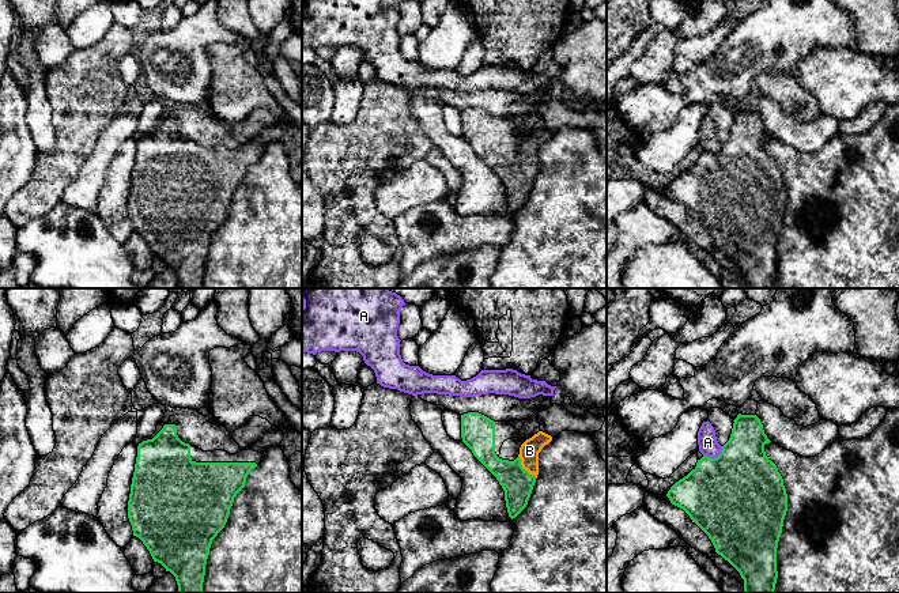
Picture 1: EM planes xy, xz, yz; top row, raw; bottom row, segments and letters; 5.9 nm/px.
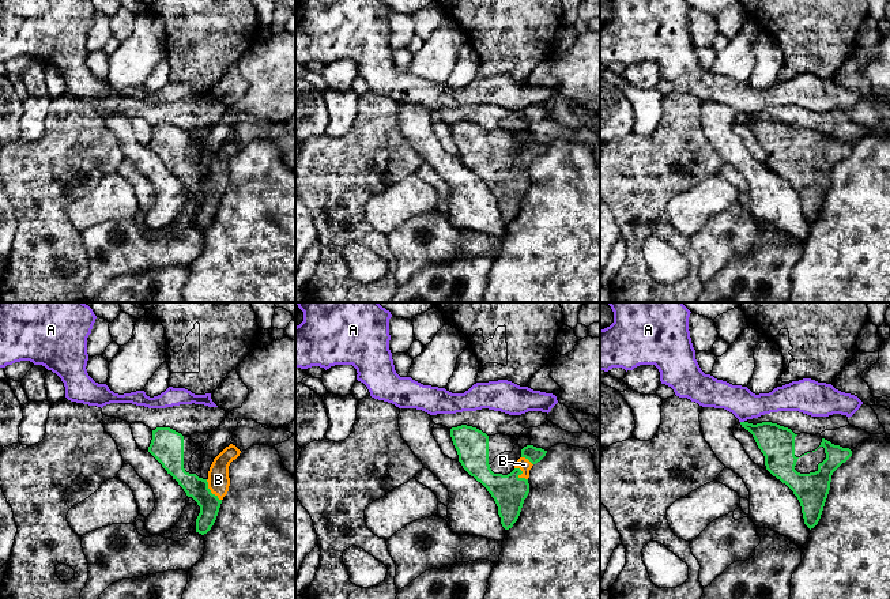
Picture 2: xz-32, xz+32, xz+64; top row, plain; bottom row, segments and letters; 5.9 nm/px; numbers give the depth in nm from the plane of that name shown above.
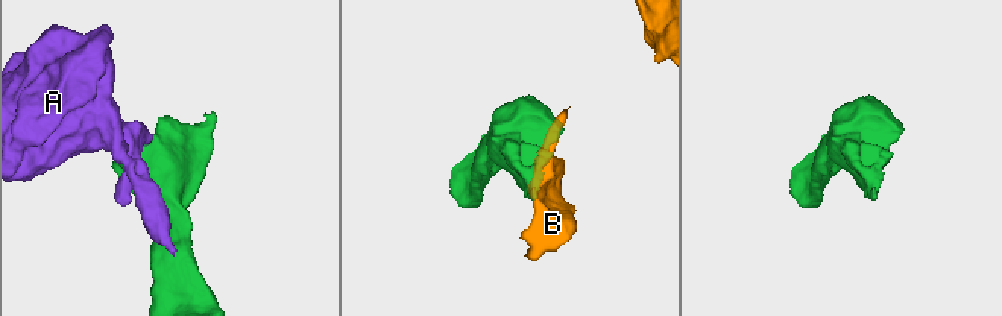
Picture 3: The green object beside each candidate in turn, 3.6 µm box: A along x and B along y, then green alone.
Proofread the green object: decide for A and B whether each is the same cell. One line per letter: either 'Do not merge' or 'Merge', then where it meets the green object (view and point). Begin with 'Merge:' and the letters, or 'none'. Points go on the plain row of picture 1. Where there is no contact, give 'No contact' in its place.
Merge: B
A: Do not merge. Touches green at yz (714, 154)
B: Merge. Touches green at xz (522, 163)

